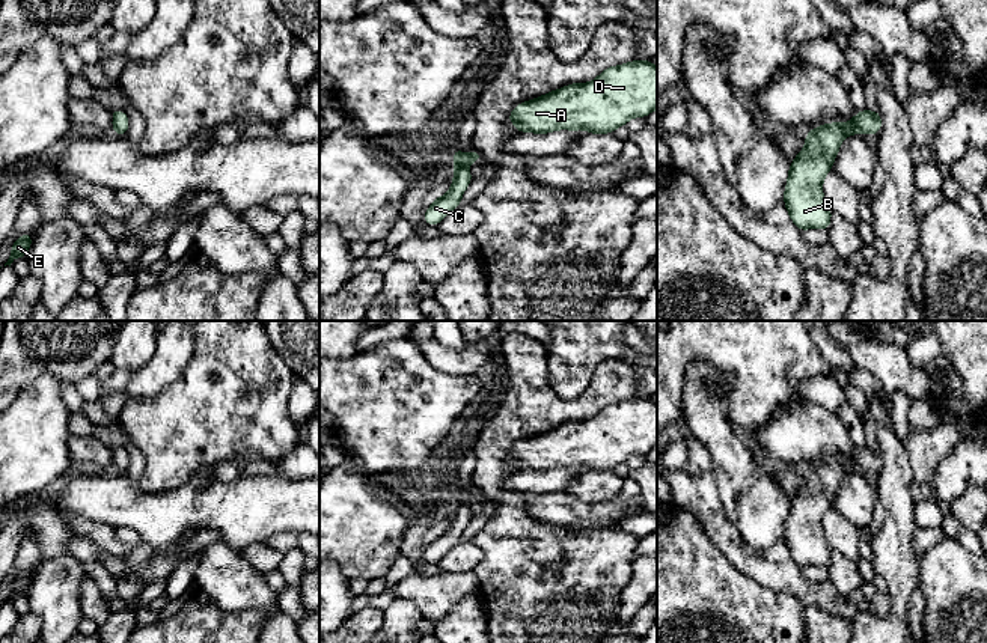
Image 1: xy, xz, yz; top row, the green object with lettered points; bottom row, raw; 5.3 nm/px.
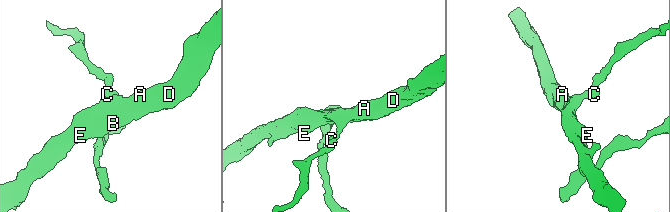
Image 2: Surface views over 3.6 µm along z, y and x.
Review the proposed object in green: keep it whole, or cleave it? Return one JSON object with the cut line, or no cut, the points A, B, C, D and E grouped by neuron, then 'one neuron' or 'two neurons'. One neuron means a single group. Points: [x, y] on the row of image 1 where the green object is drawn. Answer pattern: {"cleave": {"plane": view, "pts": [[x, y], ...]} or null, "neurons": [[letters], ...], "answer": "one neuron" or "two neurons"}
{"cleave": null, "neurons": [["A", "B", "C", "D", "E"]], "answer": "one neuron"}

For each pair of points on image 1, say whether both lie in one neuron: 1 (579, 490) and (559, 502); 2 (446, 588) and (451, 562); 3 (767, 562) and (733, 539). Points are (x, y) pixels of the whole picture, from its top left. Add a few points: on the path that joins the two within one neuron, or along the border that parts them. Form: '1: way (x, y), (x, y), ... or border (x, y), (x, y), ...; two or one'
1: border (565, 491), (586, 502), (605, 502); two
2: border (442, 571), (472, 572); two
3: way (758, 562), (754, 562), (740, 548); one

